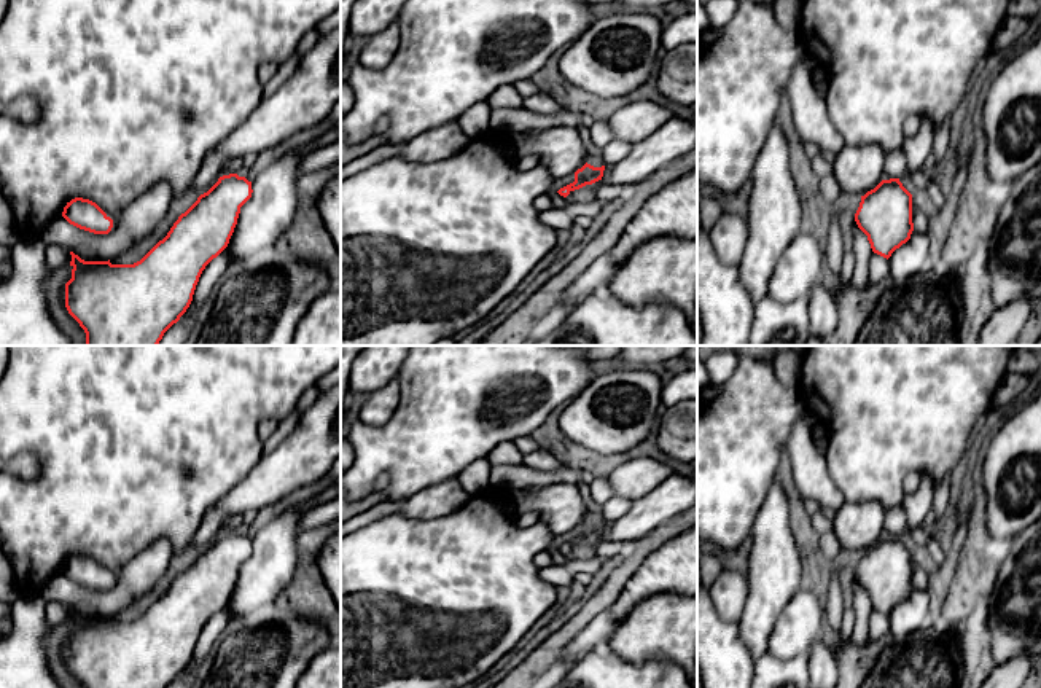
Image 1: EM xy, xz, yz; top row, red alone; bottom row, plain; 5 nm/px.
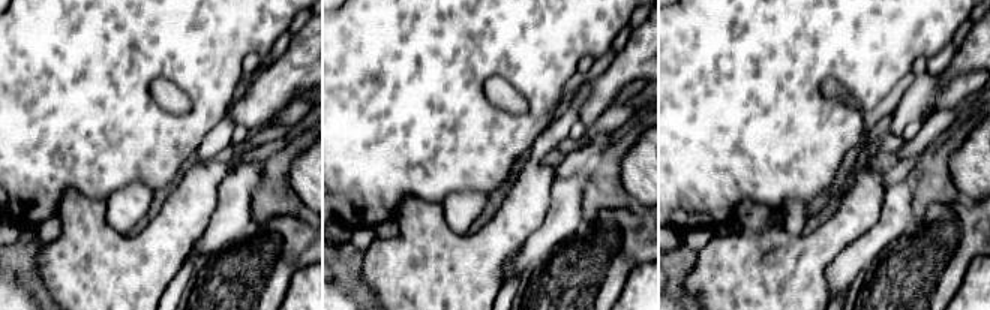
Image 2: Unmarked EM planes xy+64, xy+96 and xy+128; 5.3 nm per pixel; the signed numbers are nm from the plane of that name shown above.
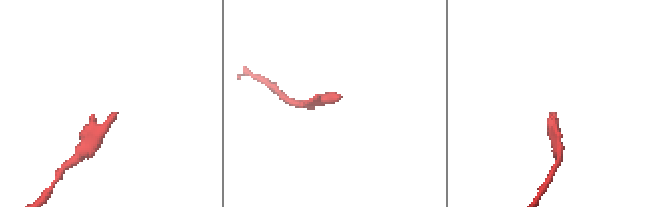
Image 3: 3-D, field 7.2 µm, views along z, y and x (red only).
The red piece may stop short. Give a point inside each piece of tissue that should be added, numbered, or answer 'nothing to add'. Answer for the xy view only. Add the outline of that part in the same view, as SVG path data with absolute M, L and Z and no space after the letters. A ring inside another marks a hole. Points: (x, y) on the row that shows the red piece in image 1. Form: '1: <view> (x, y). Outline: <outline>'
1: xy (233, 166). Outline: M234 158L224 164L223 175L237 174L240 167L242 167L242 161Z

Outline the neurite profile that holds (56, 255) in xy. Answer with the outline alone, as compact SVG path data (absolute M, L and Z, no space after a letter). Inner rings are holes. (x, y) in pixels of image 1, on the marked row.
M59 244L45 245L45 258L53 269L68 266L72 261L70 252Z

